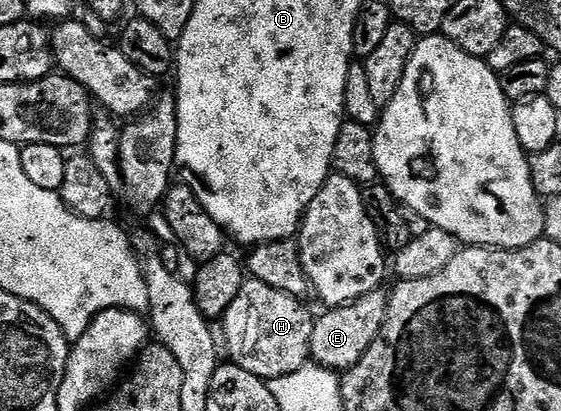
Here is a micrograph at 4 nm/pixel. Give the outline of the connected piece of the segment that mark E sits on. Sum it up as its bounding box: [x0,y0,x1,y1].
[310,288,389,371]

